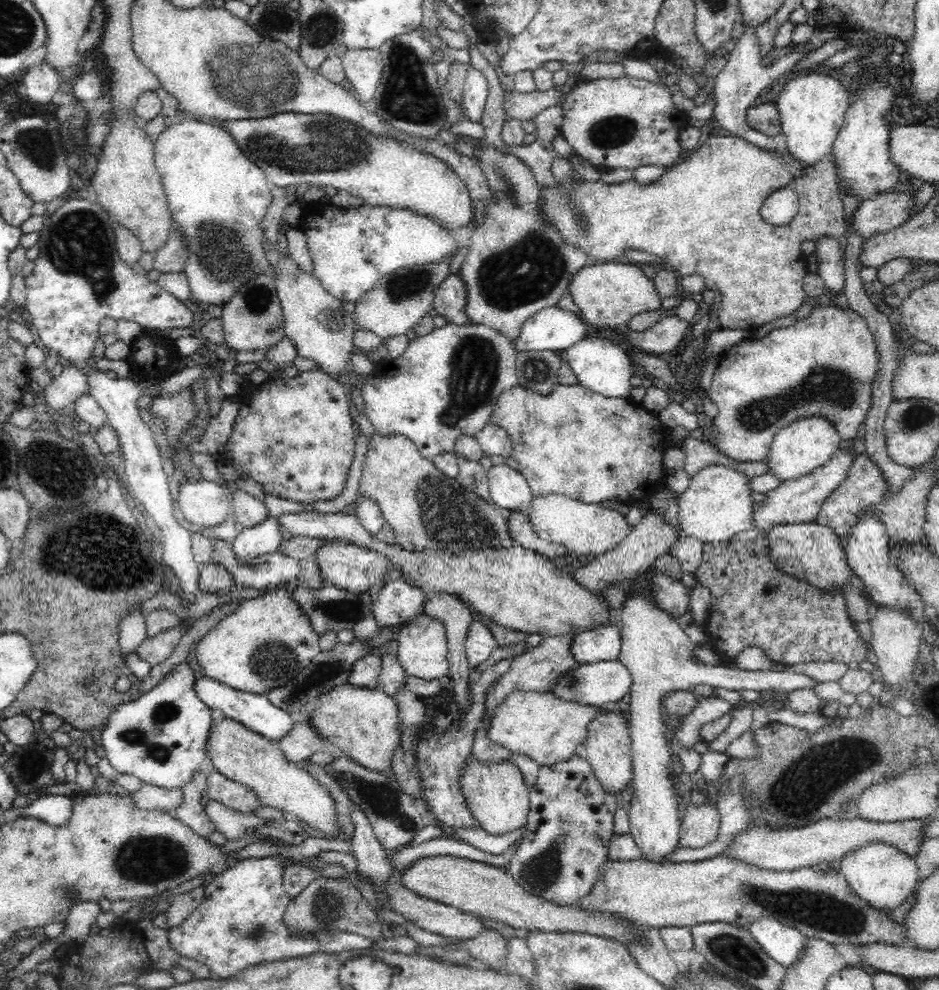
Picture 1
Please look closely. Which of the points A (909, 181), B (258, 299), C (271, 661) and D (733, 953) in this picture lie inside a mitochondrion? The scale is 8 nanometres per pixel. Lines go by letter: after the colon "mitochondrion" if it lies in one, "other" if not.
A: other
B: mitochondrion
C: mitochondrion
D: mitochondrion

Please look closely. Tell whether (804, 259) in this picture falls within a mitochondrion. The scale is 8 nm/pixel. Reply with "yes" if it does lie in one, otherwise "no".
no

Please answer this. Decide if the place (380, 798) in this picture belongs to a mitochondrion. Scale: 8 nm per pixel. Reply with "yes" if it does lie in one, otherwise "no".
yes

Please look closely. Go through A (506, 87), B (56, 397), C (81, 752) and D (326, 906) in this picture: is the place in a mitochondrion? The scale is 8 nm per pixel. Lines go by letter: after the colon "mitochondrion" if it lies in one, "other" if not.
A: other
B: other
C: other
D: mitochondrion

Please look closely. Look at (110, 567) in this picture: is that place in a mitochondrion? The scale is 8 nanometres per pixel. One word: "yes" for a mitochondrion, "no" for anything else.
yes

